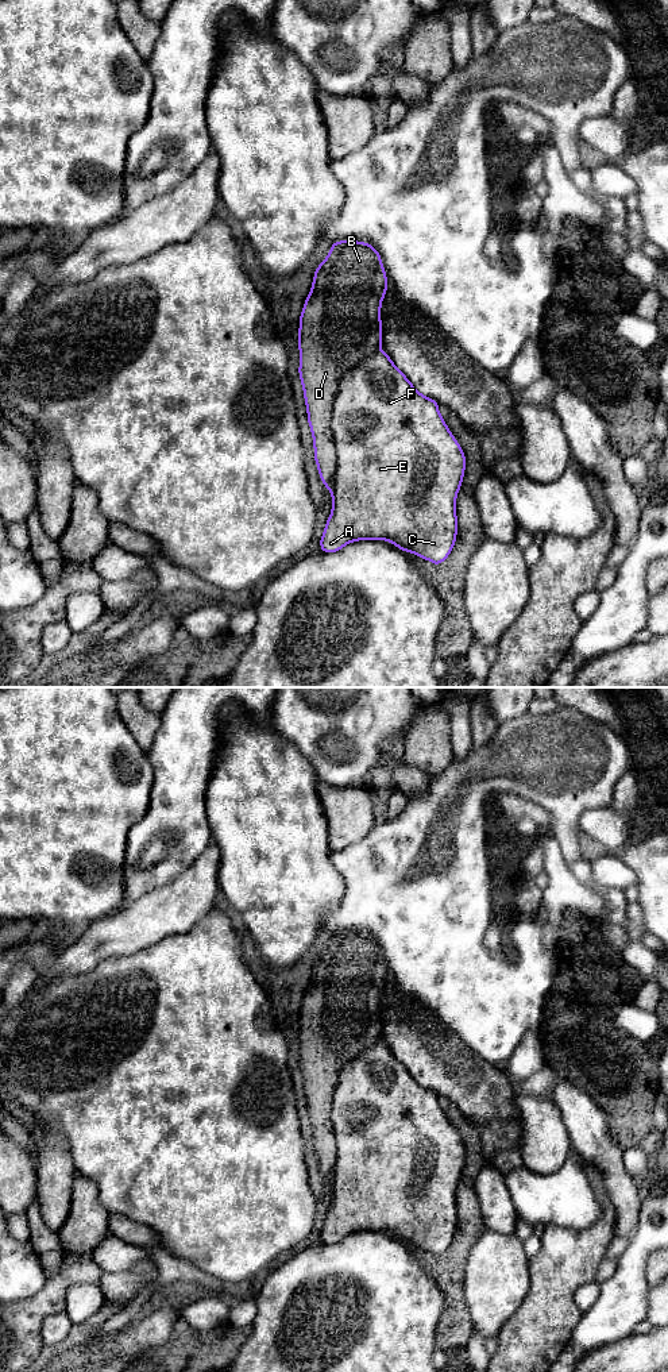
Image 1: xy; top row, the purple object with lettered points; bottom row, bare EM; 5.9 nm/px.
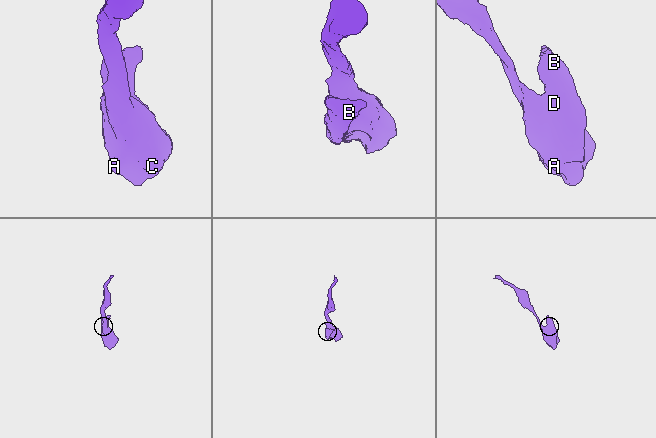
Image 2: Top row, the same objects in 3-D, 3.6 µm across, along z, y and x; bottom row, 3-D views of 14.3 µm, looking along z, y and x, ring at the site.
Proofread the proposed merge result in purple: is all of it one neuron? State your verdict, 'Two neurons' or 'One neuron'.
Two neurons

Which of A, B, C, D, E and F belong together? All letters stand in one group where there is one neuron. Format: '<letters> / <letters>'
A C E F / B D

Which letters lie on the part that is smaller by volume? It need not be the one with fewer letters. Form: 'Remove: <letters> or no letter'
Remove: B, D

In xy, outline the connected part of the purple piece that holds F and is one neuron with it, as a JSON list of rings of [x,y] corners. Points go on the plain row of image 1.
[[[378,1041],[340,1072],[331,1122],[336,1161],[331,1182],[332,1202],[320,1230],[320,1241],[332,1245],[358,1232],[387,1232],[435,1257],[443,1255],[456,1233],[456,1188],[464,1168],[466,1146],[440,1106],[437,1092],[422,1087],[390,1048]]]

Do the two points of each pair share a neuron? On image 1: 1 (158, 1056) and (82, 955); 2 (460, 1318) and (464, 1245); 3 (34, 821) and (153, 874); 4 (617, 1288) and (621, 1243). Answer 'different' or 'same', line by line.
1: different
2: same
3: different
4: different

